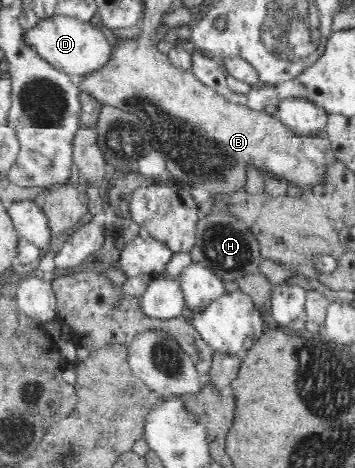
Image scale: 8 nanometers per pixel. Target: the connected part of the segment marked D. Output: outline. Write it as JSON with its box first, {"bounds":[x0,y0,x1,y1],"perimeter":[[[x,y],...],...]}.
{"bounds":[25,16,115,81],"perimeter":[[[52,16],[38,20],[34,27],[26,30],[25,34],[27,34],[25,37],[27,44],[36,50],[39,56],[56,70],[76,81],[100,73],[111,64],[115,56],[115,46],[112,46],[112,42],[100,28],[74,17]]]}

